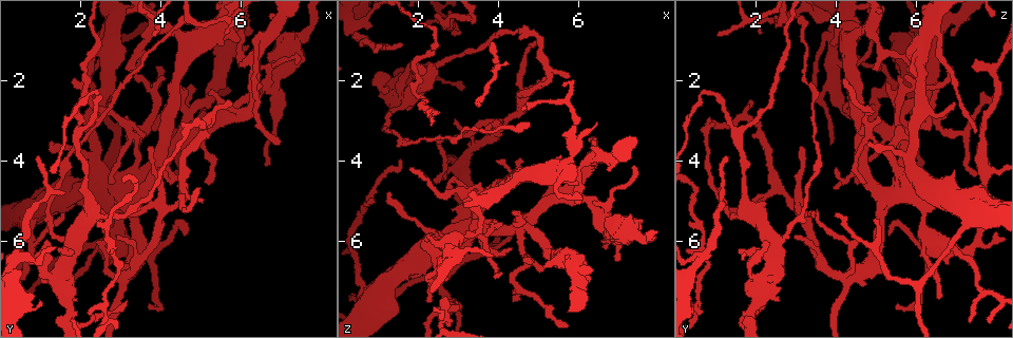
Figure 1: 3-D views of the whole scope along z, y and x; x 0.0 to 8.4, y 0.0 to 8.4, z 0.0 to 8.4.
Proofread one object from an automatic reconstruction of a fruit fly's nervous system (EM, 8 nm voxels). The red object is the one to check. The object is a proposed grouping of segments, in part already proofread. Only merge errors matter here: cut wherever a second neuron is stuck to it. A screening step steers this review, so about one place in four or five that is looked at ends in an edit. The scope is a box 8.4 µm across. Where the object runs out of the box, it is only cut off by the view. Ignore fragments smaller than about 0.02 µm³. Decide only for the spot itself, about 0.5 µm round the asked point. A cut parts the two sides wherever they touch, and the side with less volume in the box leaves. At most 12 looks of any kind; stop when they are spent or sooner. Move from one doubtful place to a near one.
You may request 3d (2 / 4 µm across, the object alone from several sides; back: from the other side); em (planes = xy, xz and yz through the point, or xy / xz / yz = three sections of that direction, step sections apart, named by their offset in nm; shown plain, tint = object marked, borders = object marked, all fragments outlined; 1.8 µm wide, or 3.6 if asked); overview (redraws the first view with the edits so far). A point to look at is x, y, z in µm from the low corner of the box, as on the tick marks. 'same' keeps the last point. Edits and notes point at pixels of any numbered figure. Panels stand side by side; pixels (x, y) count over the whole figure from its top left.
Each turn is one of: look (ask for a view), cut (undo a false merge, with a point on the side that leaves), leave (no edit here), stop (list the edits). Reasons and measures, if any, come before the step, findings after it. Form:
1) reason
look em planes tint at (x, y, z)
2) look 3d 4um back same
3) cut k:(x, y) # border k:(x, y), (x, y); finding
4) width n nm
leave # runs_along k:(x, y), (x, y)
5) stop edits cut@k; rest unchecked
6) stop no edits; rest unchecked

small branch off a trunk
look 3d 2um at (2.30, 5.30, 1.75)

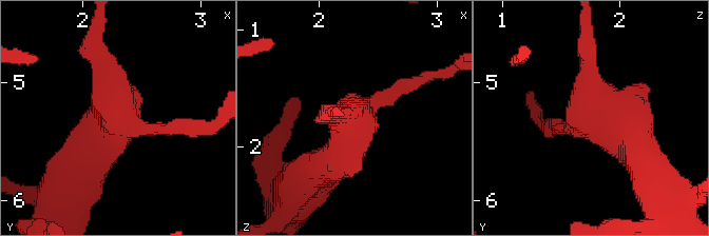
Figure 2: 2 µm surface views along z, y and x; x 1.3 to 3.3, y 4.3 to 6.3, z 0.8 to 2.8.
arms 3
look em planes borders at (2.34, 5.30, 1.74)

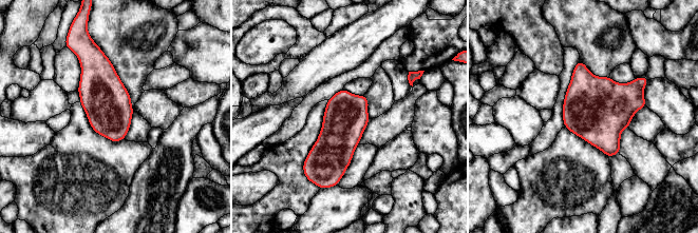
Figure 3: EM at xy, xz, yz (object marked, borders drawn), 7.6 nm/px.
leave # one neuron here

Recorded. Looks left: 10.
look 3d 2um at (4.95, 3.05, 0.85)

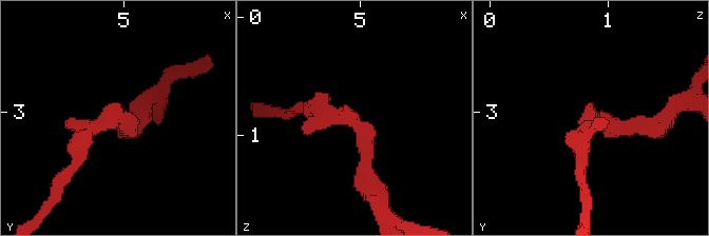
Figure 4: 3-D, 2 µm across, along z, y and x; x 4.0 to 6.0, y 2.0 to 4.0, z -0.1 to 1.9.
need the tissue
look em xz step 16 tint at (4.92, 3.04, 0.84)

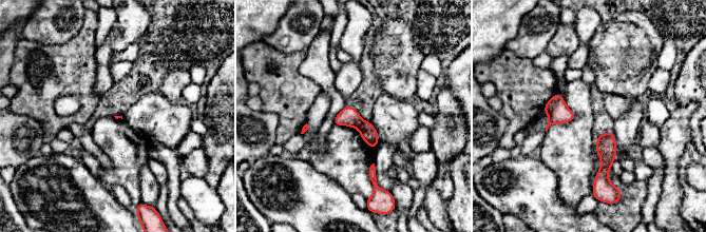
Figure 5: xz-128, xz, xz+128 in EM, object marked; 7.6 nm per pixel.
cut it another way
look em planes tint same

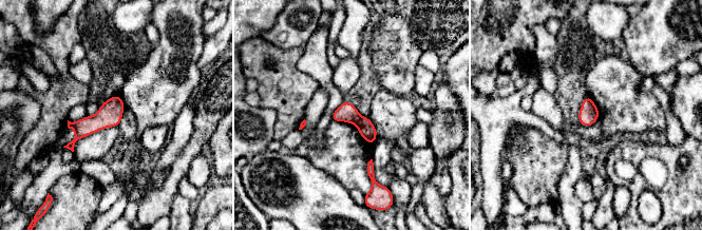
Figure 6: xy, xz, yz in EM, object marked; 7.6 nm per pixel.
cut 6:(347, 112) # border 6:(362, 117), (356, 124); two neurons meet here

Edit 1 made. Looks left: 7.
look overview

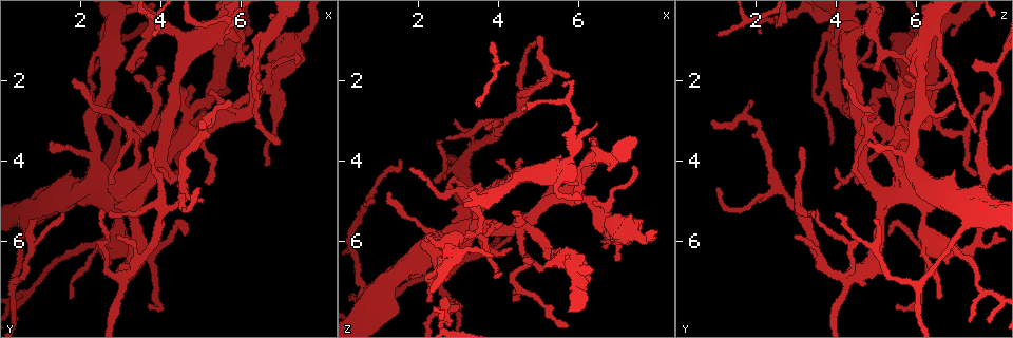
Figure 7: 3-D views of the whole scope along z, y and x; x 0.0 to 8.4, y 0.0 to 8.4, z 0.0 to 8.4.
calibre changes
look 3d 4um at (7.70, 0.70, 5.95)

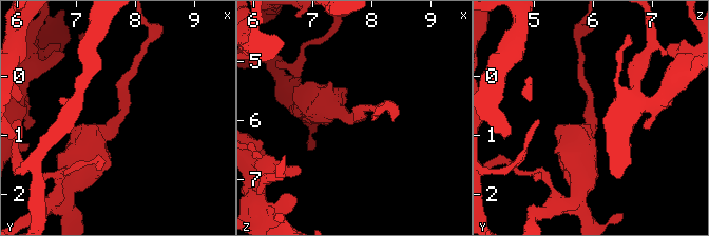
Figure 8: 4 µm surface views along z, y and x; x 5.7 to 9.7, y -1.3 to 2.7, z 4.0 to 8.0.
look em planes plain at (7.65, 0.75, 5.95)

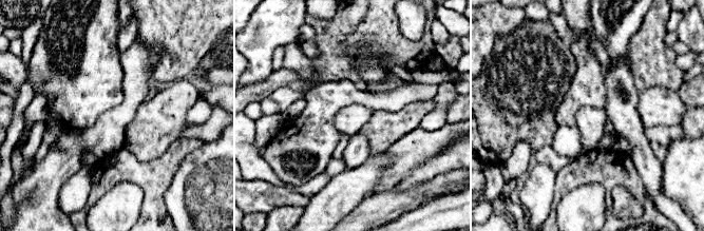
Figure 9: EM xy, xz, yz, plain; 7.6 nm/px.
look em planes tint same

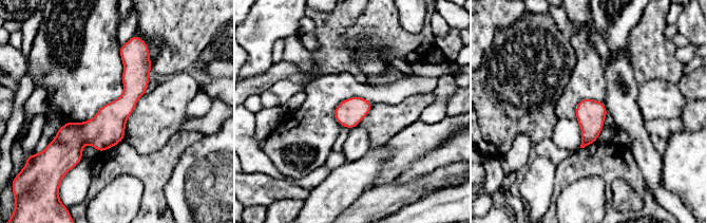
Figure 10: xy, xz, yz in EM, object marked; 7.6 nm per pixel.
leave # one neuron here

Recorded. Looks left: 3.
abrupt turn
look em xz step 8 tint at (6.70, 2.15, 5.70)

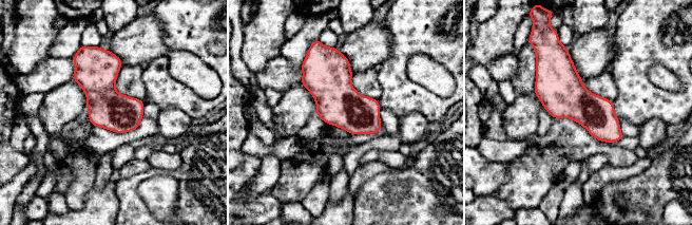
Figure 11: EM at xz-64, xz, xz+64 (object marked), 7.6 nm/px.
leave # continuous, no second neuron

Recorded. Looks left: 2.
small branch off a trunk
look 3d 4um at (3.15, 6.95, 4.30)

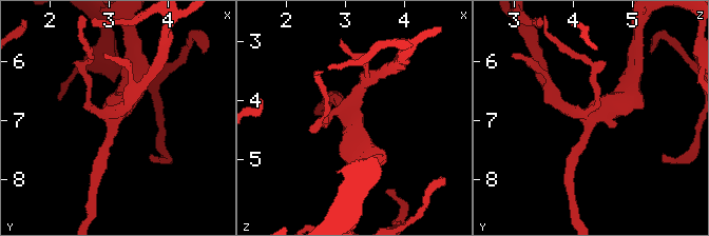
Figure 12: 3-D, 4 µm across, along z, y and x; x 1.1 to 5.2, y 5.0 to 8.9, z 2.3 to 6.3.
arms 4
look em planes tint at (3.20, 6.90, 4.35)

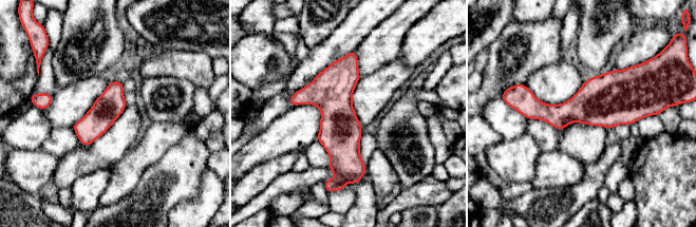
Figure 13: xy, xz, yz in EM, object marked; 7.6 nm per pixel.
width 220 nm
leave # one neuron here

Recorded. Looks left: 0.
stop edits cut@6; rest unchecked

